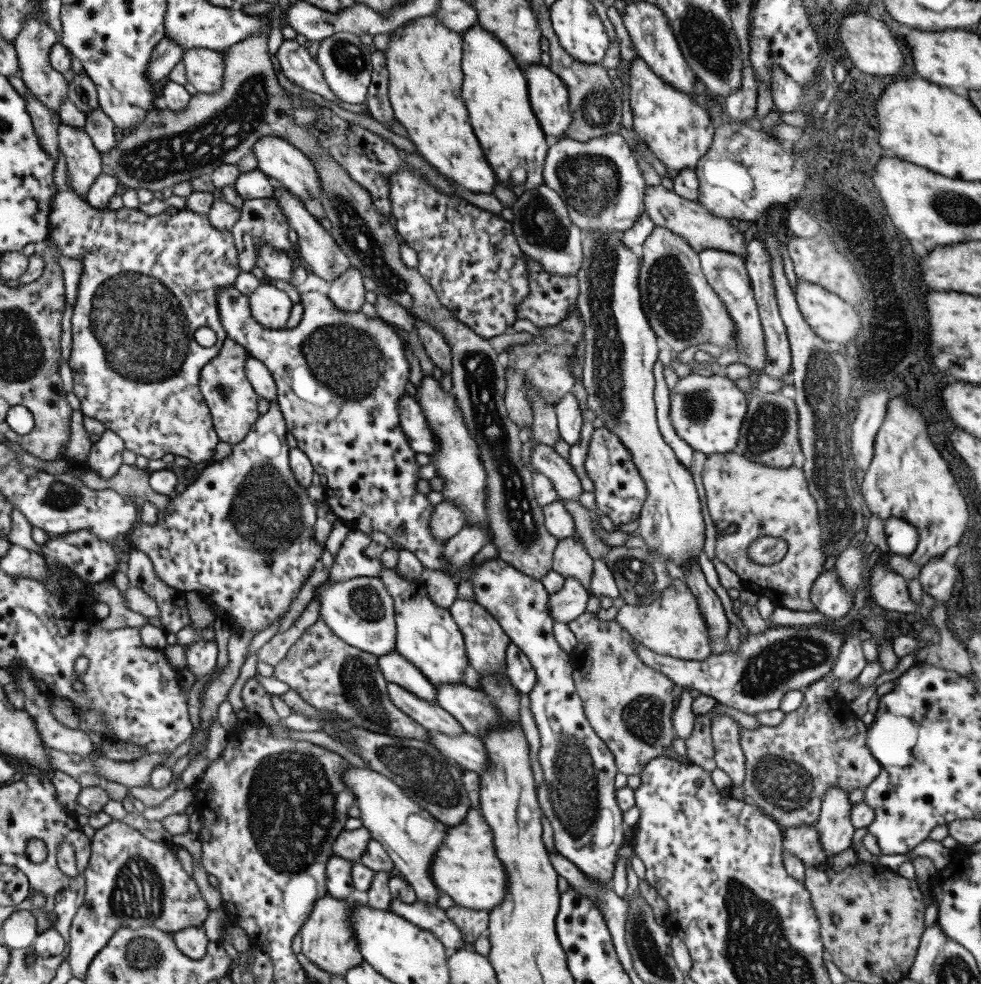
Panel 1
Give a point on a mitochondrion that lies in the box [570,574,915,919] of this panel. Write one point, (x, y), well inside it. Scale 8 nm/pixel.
(773, 666)

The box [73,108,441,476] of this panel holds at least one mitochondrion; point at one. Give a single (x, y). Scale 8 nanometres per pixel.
(136, 323)

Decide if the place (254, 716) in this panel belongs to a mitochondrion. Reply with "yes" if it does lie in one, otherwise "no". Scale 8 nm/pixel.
no

